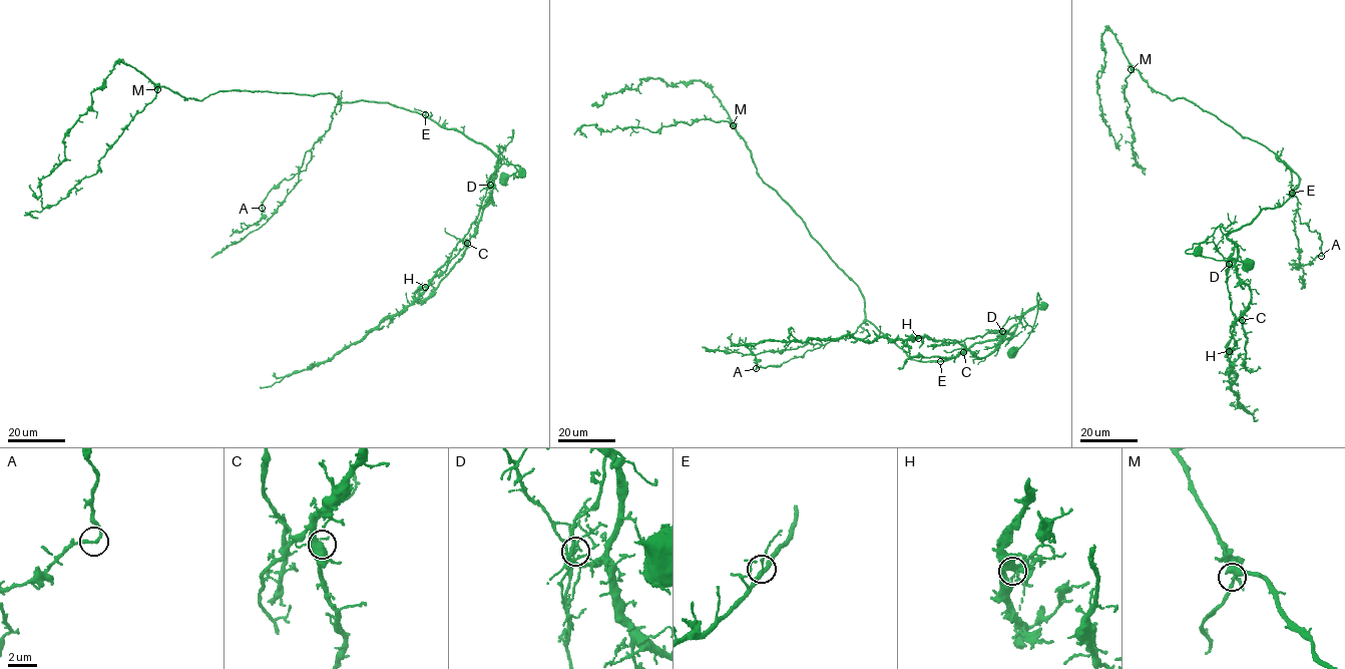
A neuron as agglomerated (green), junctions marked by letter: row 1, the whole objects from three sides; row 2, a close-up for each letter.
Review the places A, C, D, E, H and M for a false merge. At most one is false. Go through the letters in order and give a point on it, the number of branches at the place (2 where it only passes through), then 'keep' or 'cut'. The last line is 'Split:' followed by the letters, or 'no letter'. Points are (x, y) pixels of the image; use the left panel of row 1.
A: at (262, 208); 2 branches meet; keep
C: at (467, 243); 2 branches meet; keep
D: at (490, 185); 2 branches meet; cut
E: at (425, 114); 3 branches meet; keep
H: at (425, 287); 2 branches meet; keep
M: at (157, 89); 2 branches meet; keep
Split: D

